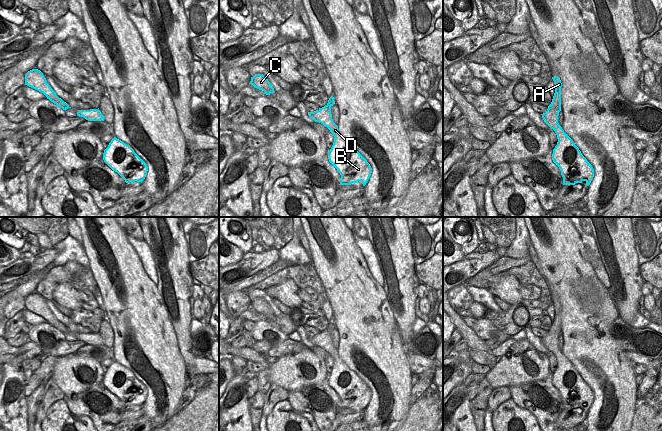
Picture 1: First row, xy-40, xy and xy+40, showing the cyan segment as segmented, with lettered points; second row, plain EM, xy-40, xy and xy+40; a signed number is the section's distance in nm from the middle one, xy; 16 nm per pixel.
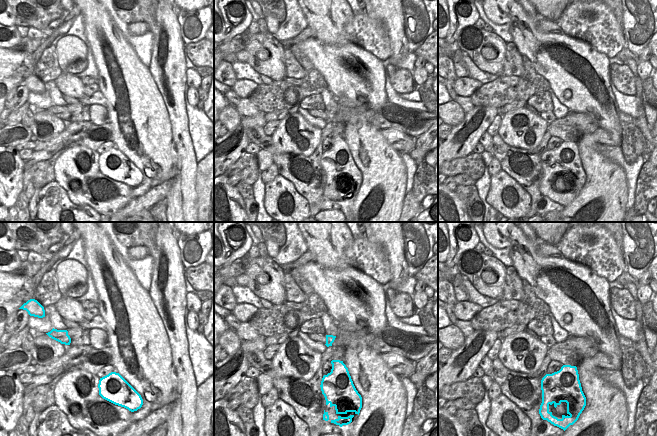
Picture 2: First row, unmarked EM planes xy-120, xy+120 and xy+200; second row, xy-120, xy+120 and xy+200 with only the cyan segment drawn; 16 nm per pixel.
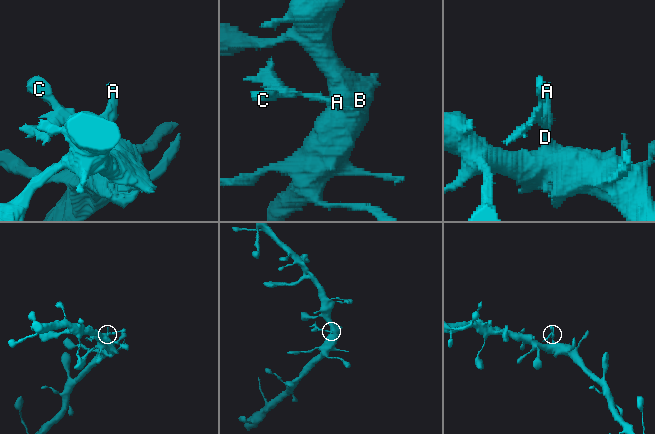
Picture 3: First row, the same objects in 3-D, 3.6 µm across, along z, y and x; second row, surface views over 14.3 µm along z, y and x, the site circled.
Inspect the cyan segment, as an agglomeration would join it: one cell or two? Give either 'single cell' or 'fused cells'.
fused cells

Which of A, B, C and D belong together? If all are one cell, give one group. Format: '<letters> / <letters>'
A C / B D

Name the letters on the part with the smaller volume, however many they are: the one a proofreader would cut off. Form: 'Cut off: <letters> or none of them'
Cut off: A, C

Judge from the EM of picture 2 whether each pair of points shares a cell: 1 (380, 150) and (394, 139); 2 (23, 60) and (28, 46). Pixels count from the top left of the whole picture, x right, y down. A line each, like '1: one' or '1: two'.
1: two
2: two

